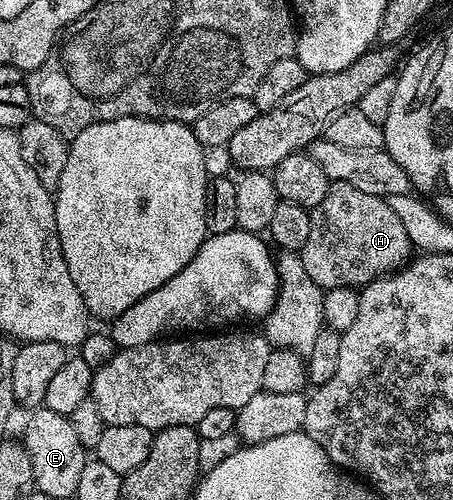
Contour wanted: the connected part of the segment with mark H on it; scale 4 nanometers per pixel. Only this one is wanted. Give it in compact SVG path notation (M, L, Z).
M334 181L331 182L328 193L324 193L324 201L320 201L320 205L310 211L308 241L304 241L300 254L304 269L308 269L308 277L312 277L316 285L324 289L336 286L361 289L373 279L381 279L383 275L401 268L411 258L412 248L404 224L383 196L364 193L352 185Z

